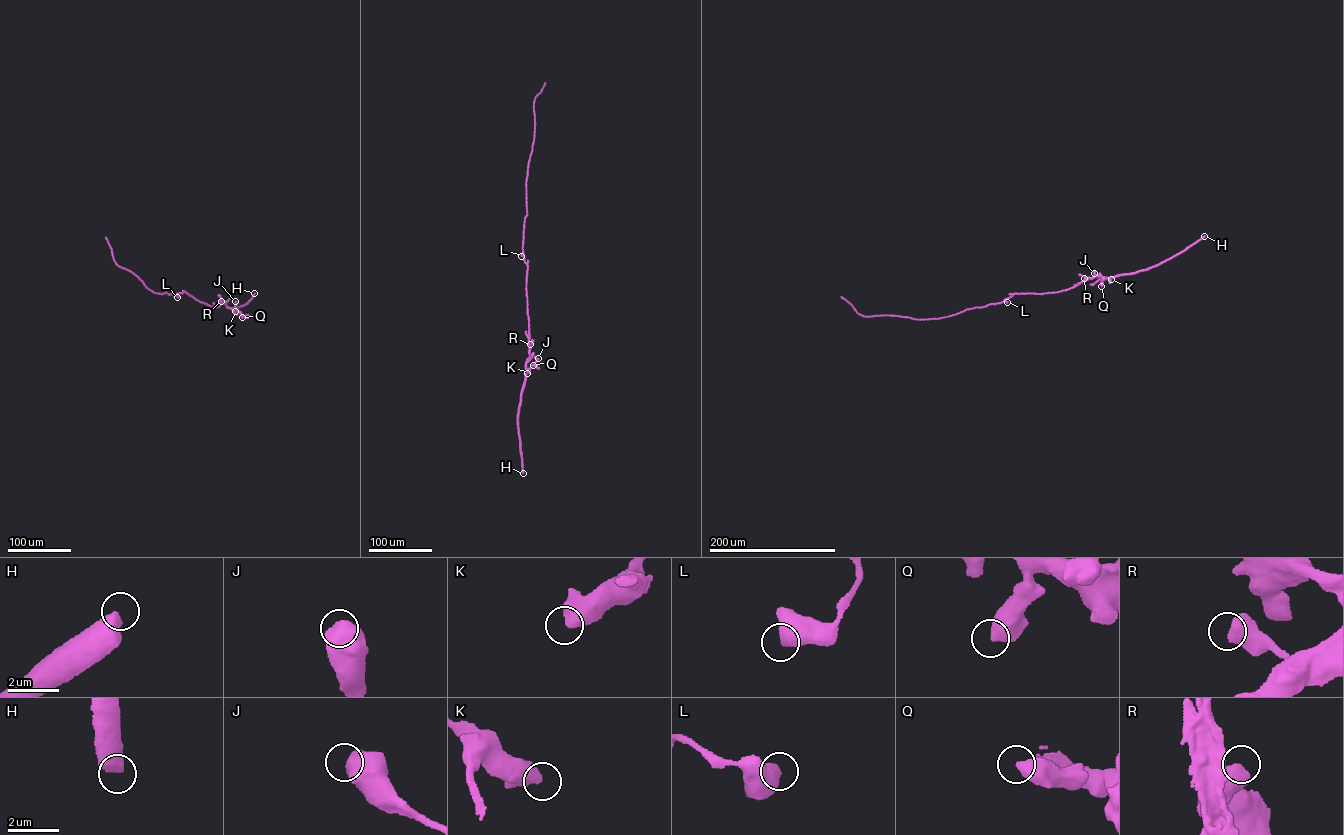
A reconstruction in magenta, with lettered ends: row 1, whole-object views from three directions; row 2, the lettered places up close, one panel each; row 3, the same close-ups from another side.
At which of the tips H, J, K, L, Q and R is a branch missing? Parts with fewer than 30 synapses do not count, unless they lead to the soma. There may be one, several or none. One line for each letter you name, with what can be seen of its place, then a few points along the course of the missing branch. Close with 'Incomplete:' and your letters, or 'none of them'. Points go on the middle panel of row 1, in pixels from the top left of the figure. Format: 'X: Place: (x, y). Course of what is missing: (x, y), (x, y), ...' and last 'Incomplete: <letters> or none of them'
Incomplete: none of them

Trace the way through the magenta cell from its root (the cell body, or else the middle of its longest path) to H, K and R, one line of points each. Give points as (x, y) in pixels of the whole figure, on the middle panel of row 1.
H: (527, 273), (529, 357), (517, 422), (523, 473)
K: (527, 273), (527, 373)
R: (527, 273), (530, 344)

